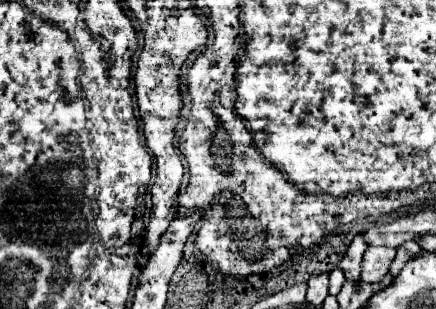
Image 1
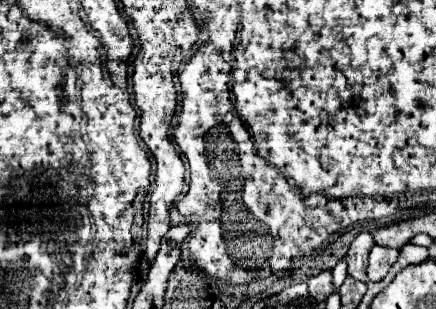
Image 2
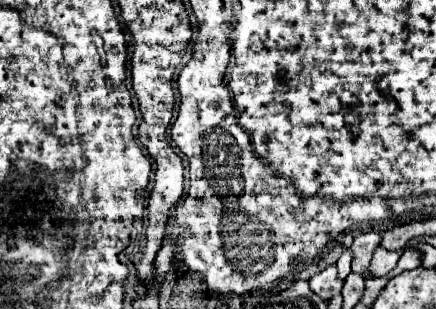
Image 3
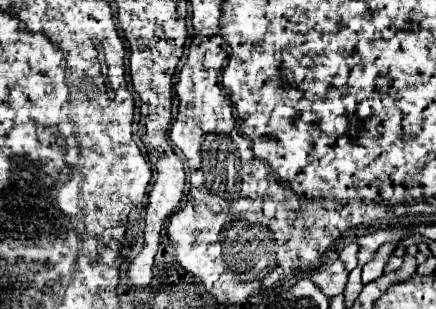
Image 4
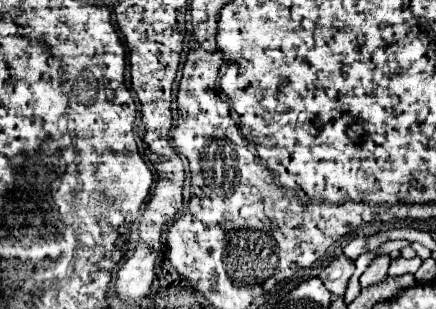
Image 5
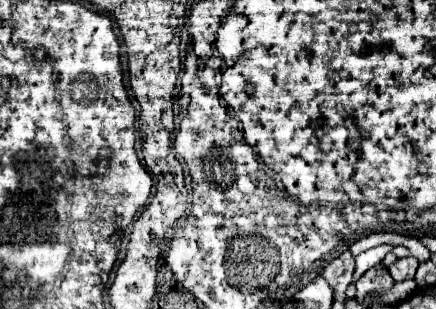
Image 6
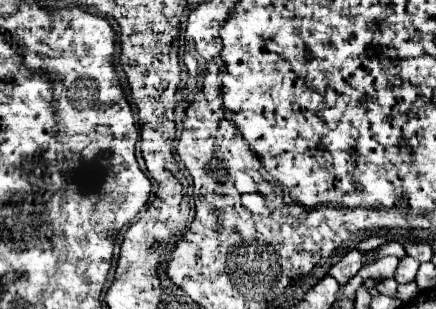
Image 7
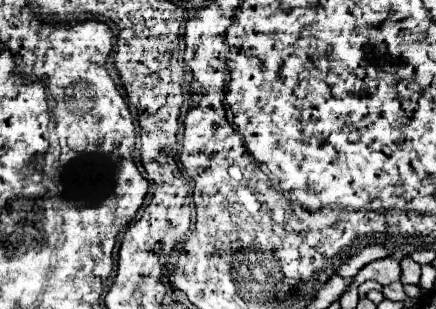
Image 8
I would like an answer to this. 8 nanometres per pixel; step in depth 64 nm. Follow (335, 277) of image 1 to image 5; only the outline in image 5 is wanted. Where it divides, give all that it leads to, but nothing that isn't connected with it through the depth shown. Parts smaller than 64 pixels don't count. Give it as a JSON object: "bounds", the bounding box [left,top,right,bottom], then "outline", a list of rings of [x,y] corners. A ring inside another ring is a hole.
{"bounds":[344,238,366,260],"outline":[[[354,238],[346,248],[344,248],[344,254],[350,258],[350,260],[356,260],[364,250],[366,250],[366,238]]]}

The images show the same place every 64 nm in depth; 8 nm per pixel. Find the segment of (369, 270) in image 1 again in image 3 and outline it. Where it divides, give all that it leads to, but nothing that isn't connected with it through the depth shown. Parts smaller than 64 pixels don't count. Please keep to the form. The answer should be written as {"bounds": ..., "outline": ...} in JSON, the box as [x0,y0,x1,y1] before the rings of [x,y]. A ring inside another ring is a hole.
{"bounds":[370,246,400,276],"outline":[[[378,246],[372,256],[370,270],[374,276],[386,276],[398,264],[398,260],[400,260],[400,252],[388,252],[382,246]]]}

